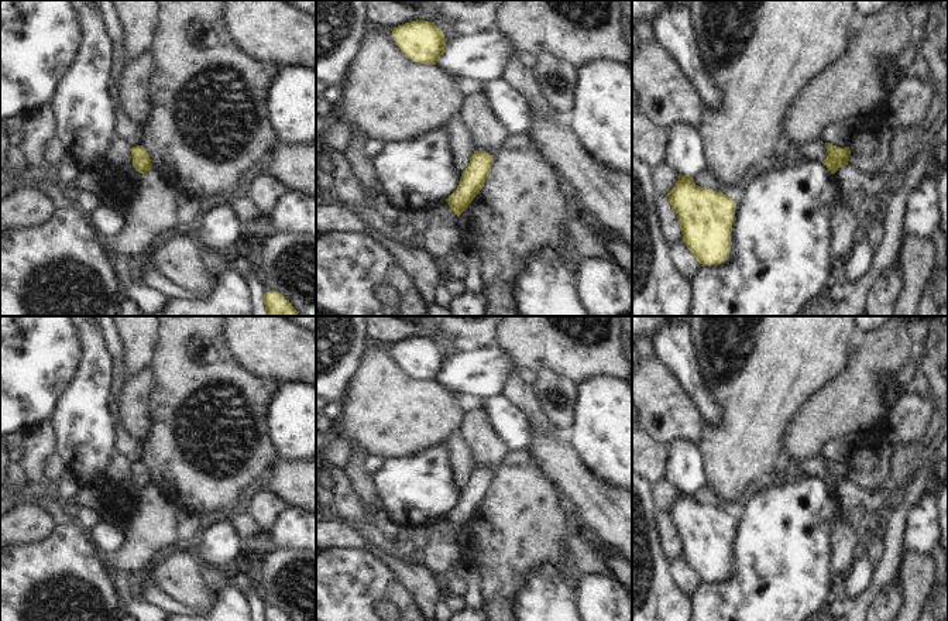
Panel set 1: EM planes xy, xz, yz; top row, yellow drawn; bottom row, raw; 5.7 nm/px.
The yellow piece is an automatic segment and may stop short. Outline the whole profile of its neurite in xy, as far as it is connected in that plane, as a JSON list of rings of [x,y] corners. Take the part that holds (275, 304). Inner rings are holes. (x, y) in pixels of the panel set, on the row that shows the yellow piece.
[[[276,291],[265,292],[262,299],[268,316],[298,316],[292,303]]]

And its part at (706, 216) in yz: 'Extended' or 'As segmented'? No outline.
As segmented

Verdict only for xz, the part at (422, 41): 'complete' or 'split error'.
complete

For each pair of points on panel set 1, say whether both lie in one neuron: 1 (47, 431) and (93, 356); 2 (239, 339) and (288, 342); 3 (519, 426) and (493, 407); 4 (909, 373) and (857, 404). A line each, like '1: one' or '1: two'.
1: two
2: one
3: one
4: two

